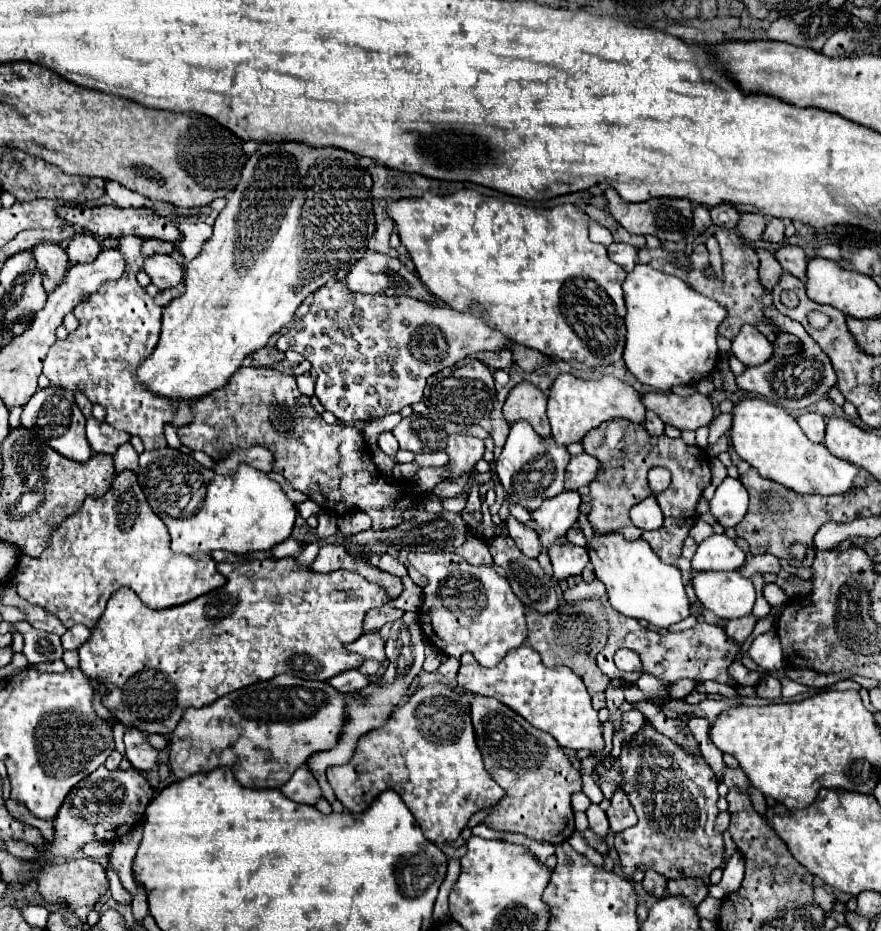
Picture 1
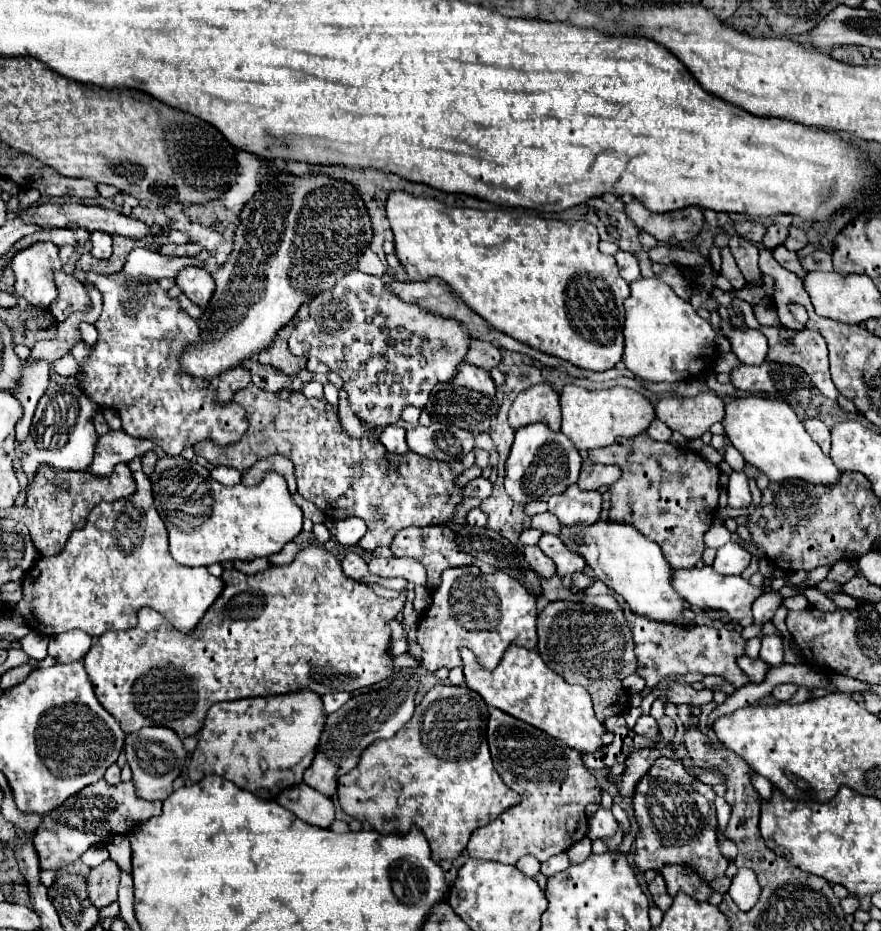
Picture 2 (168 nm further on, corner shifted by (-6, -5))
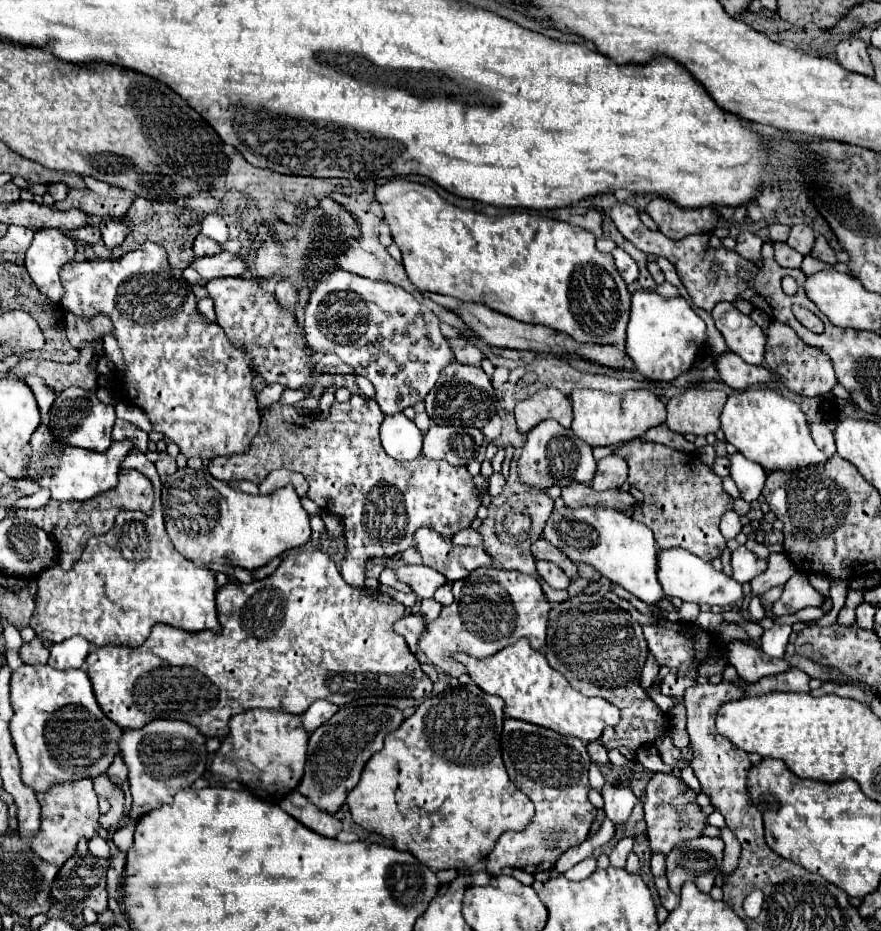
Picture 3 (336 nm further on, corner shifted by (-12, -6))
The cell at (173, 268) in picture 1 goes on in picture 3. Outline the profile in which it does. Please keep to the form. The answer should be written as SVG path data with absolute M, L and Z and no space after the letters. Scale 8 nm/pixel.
M215 278L207 286L209 298L215 302L217 324L237 346L243 346L251 356L255 370L263 376L265 384L281 384L291 390L309 388L311 398L321 398L323 392L335 384L333 374L319 376L313 380L315 364L311 362L311 348L307 346L305 330L297 322L295 314L281 308L273 292L267 292L259 286L257 280L245 278Z

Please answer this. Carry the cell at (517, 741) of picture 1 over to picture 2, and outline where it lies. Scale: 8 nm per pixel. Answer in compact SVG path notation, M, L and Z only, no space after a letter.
M491 709L489 721L487 721L487 743L489 751L495 763L495 769L503 783L511 789L515 789L521 795L521 803L513 805L511 809L503 811L497 821L491 821L485 827L479 827L467 845L467 851L475 859L489 859L489 861L501 861L515 865L523 855L531 853L541 863L549 857L567 851L575 841L583 839L587 833L587 817L585 807L589 803L601 803L601 787L591 771L581 761L581 755L573 749L569 749L565 743L553 739L551 735L543 733L541 729L535 729L533 725L519 721L511 717L509 713L501 709Z

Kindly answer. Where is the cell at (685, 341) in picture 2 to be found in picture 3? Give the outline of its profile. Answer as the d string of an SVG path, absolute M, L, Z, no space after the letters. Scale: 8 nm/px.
M637 290L633 294L631 318L627 324L627 354L645 378L675 380L693 366L705 340L705 322L683 298L665 300L651 290Z

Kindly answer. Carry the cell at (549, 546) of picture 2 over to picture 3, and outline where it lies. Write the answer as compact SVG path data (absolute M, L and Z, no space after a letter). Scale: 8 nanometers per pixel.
M539 538L531 544L531 552L533 552L533 558L535 560L547 560L547 562L553 562L557 564L569 578L575 578L577 574L577 564L571 562L561 550L557 550L555 546L551 546L551 542L547 542L545 538Z

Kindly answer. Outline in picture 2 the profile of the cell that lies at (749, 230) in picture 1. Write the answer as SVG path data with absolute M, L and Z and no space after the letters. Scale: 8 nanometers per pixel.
M769 225L765 235L763 235L763 247L767 249L775 249L777 245L781 245L787 237L787 229L785 227L777 227L777 225Z

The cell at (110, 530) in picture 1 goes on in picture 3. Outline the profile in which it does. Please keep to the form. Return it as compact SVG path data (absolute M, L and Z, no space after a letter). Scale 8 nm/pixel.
M133 448L121 468L135 468L141 474L145 474L147 478L151 478L153 486L155 486L155 506L153 506L153 514L147 516L143 512L119 512L115 526L103 534L103 536L93 536L87 542L87 548L83 550L81 560L73 566L73 570L65 572L59 564L43 570L37 576L37 584L39 584L39 594L37 594L37 608L35 614L31 618L31 628L35 630L37 638L43 642L53 642L59 644L71 636L83 636L87 642L91 642L93 646L141 646L153 626L157 624L169 624L175 626L179 630L185 632L201 632L201 630L213 630L213 628L221 628L219 620L217 620L217 610L215 610L215 592L217 592L217 584L215 584L215 574L207 568L195 566L193 562L189 562L187 558L183 558L175 546L171 544L167 532L165 532L165 524L163 524L163 514L161 514L161 480L159 474L155 470L155 466L147 460L147 456L143 452L139 452L137 448Z

